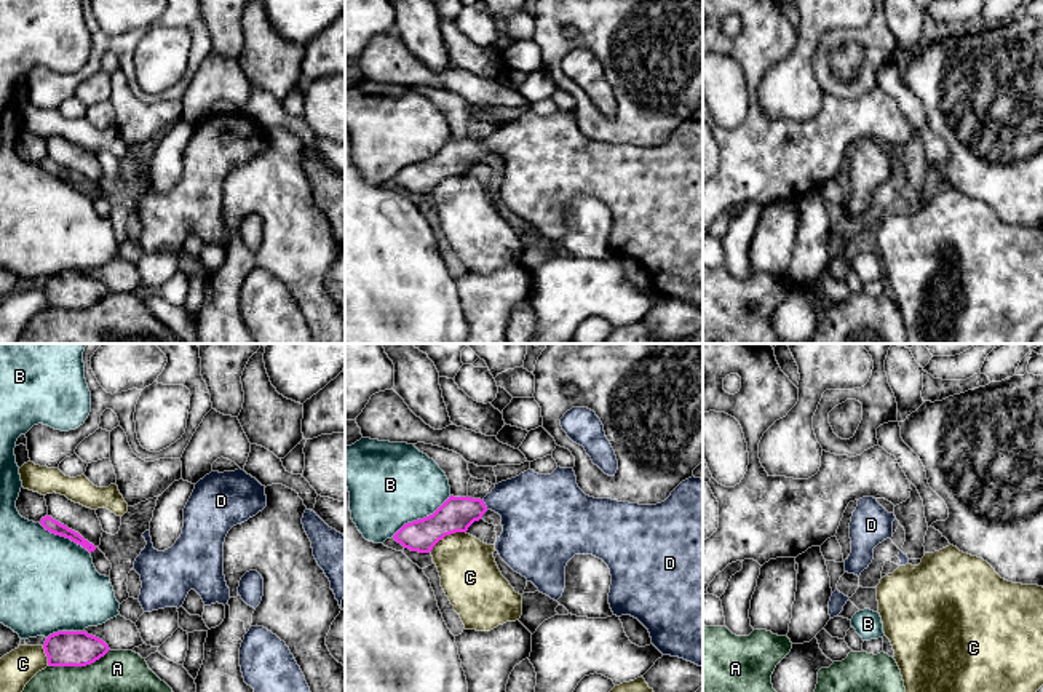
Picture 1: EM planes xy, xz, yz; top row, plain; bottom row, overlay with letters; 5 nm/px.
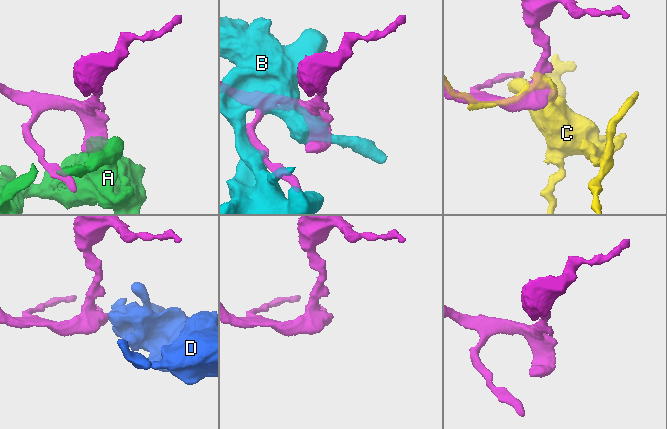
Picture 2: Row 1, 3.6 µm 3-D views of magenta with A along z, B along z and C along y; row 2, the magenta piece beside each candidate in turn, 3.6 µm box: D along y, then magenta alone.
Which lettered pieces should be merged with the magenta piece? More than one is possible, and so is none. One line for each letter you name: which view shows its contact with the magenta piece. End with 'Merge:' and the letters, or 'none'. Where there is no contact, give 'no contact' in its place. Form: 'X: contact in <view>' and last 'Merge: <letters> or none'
D: contact in xz
Merge: D

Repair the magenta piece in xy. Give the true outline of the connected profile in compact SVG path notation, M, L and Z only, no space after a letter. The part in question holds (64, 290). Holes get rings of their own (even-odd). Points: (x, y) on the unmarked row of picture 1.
M58 273L43 286L50 308L86 308L104 299L109 288L86 273Z

